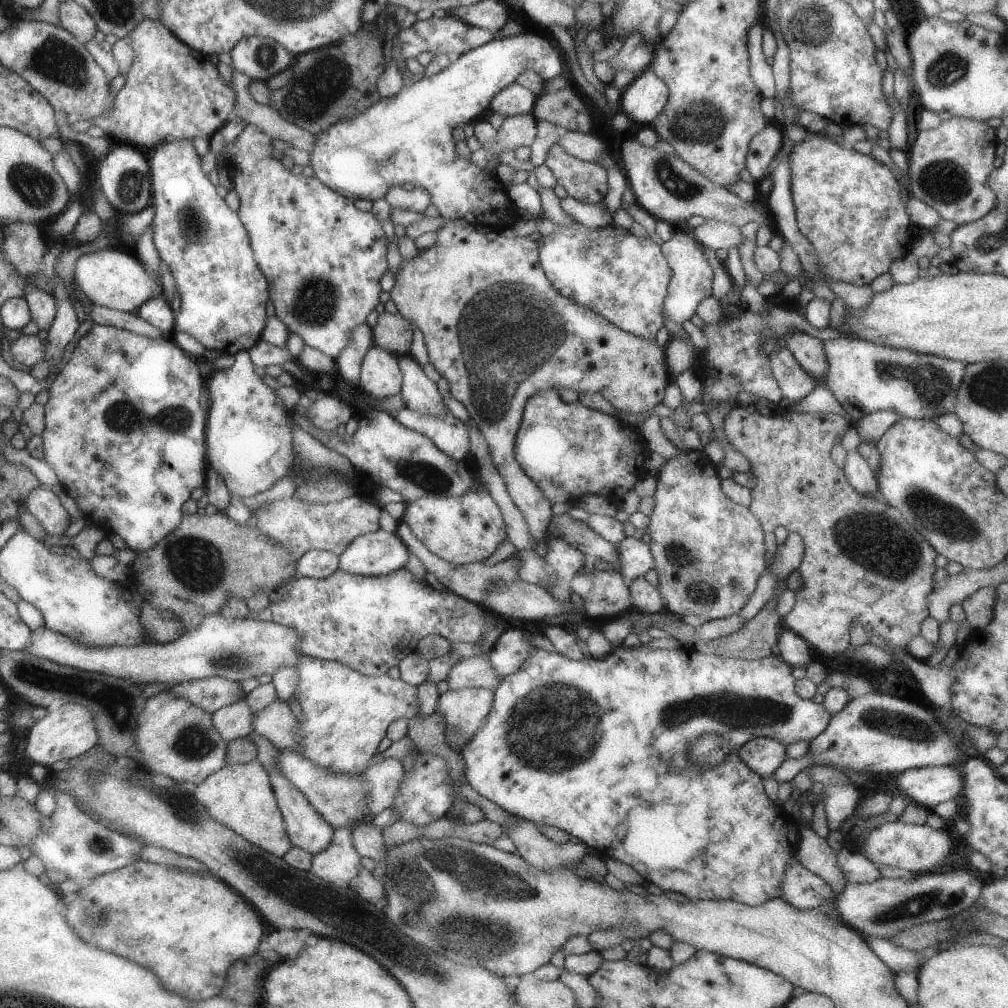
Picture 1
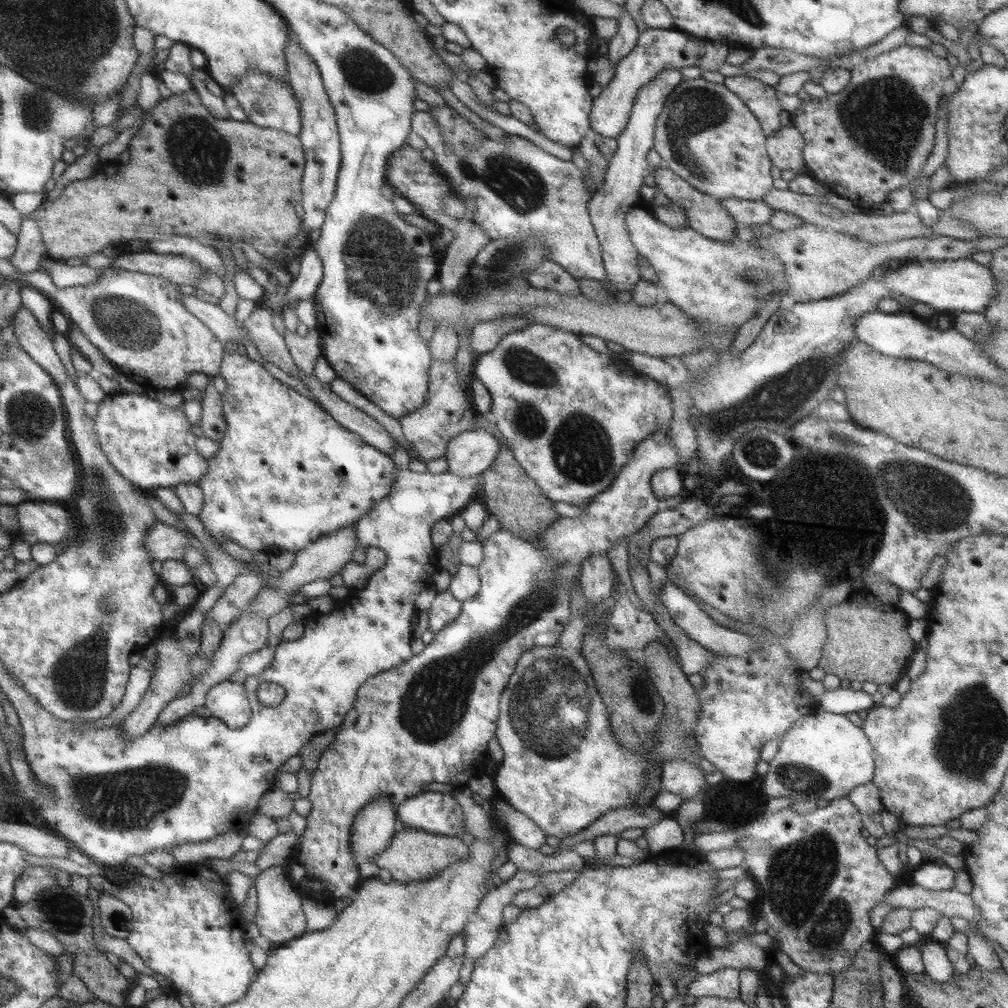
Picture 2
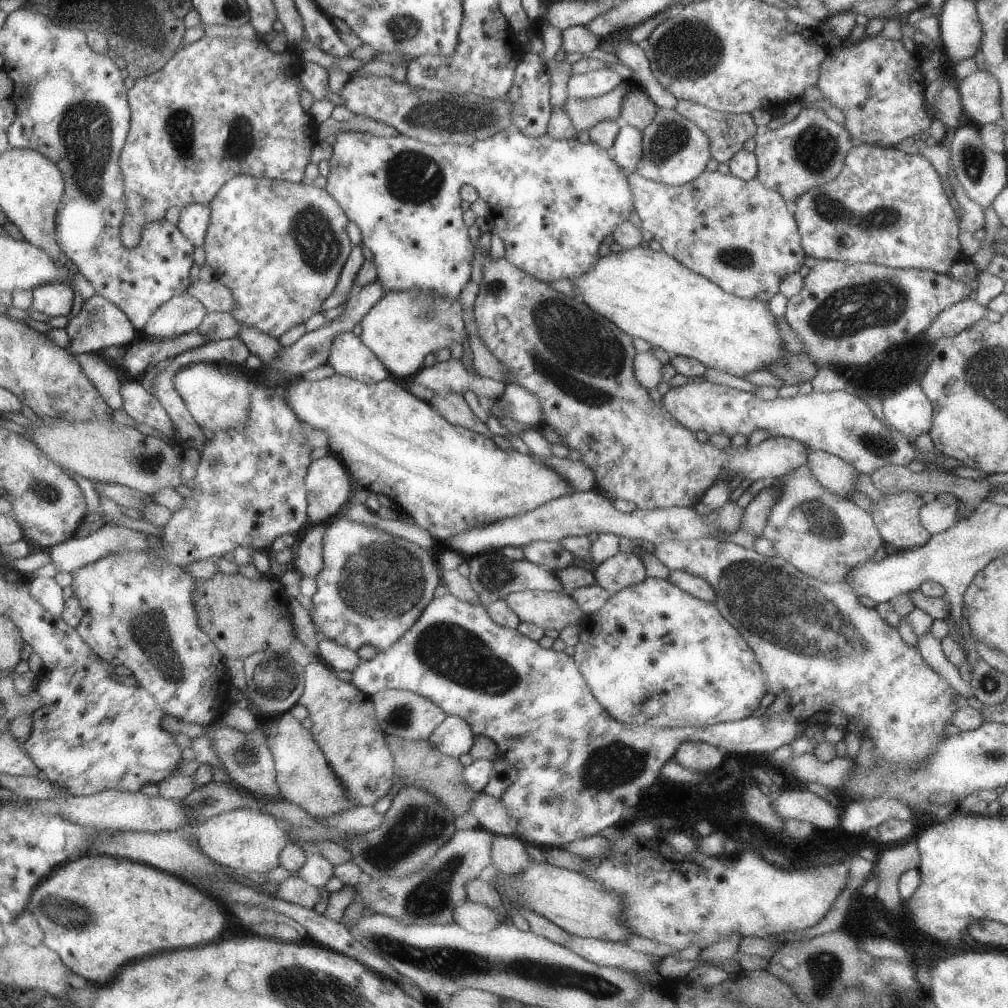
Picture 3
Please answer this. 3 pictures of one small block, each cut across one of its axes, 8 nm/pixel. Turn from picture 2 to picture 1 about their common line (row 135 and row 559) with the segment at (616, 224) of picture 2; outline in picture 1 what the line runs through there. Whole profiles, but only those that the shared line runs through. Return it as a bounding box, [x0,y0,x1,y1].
[617,537,655,579]

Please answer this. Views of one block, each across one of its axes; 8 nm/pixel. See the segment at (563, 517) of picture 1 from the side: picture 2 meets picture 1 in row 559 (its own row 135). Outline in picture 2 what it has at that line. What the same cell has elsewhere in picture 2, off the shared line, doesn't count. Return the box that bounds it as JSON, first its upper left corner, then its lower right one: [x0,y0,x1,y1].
[590,28,702,139]

